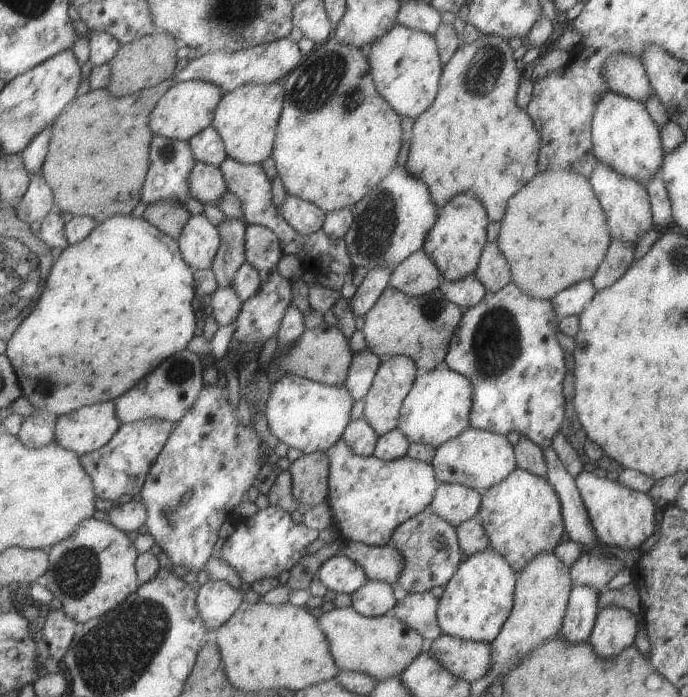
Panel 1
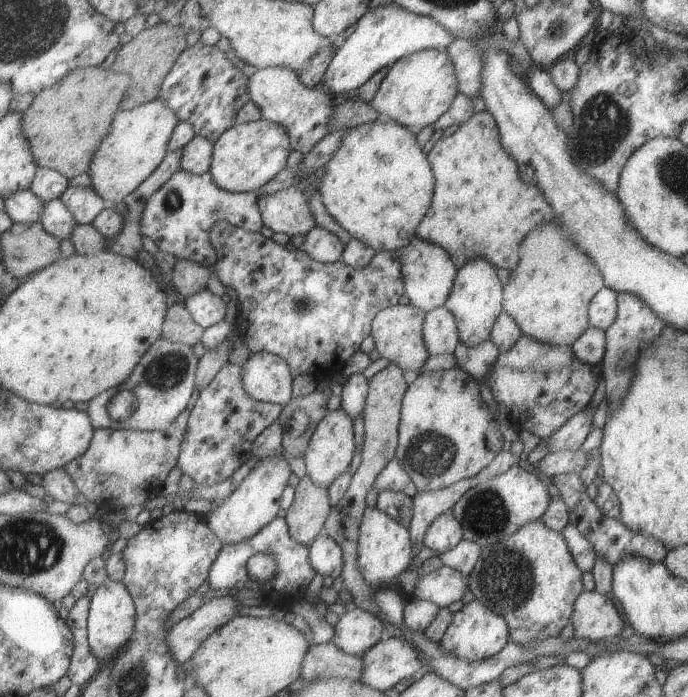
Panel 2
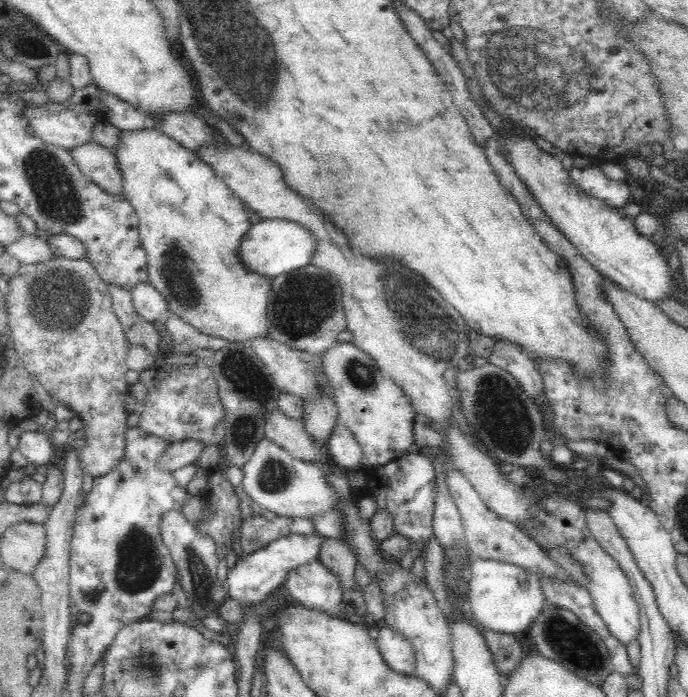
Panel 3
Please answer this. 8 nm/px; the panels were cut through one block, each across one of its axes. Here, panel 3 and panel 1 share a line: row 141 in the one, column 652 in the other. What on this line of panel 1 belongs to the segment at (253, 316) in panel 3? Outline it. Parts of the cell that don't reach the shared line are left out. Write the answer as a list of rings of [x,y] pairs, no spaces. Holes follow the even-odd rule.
[[[609,91],[603,94],[603,98],[599,98],[599,102],[595,102],[591,118],[590,132],[595,158],[617,174],[634,178],[644,185],[651,176],[660,172],[663,164],[664,152],[659,129],[642,102]]]

